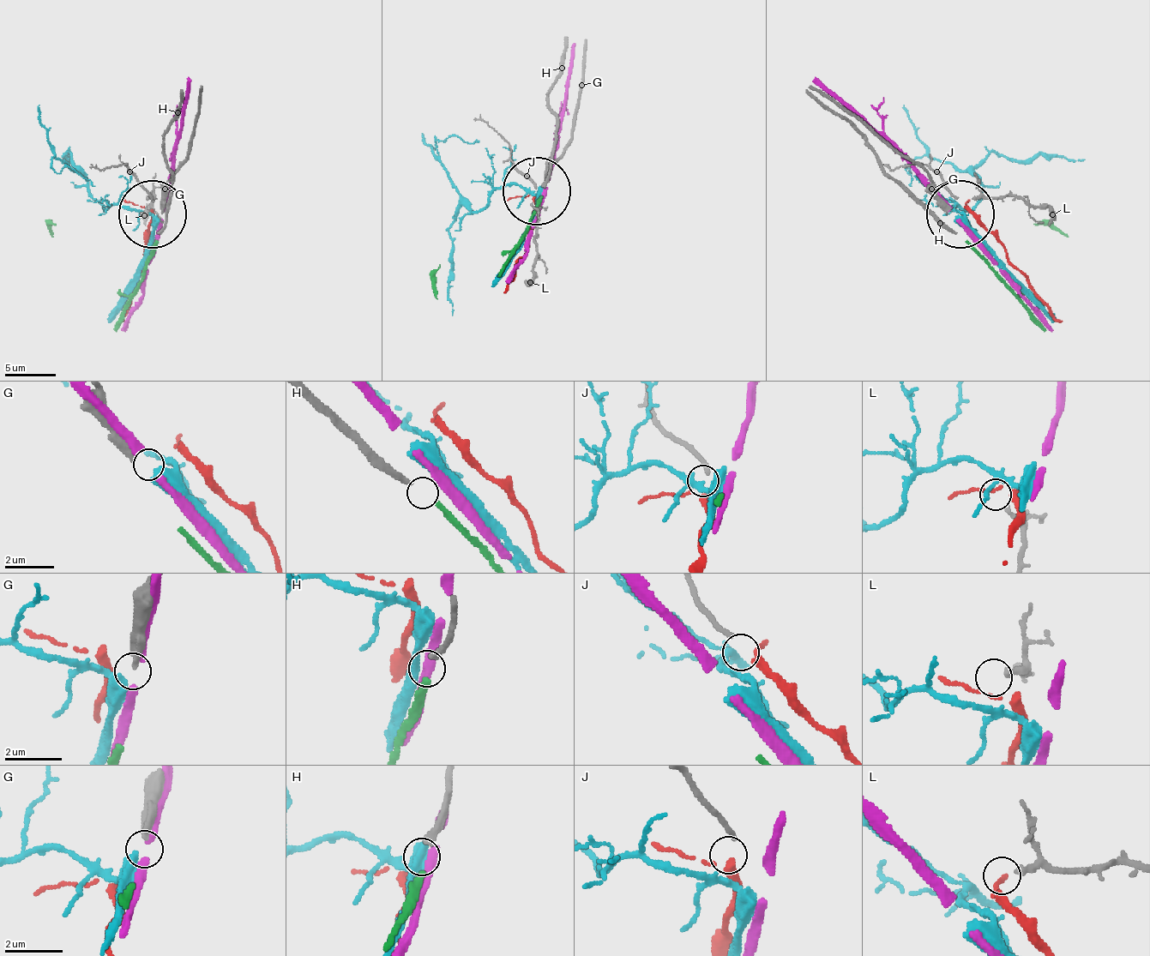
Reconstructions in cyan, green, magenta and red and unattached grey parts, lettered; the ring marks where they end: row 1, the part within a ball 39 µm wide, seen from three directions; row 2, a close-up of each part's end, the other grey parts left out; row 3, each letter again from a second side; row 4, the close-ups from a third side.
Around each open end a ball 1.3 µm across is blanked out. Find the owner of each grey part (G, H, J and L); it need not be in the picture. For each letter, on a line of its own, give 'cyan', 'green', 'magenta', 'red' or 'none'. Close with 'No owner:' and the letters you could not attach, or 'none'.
G: cyan
H: green
J: red
L: none
No owner: L

